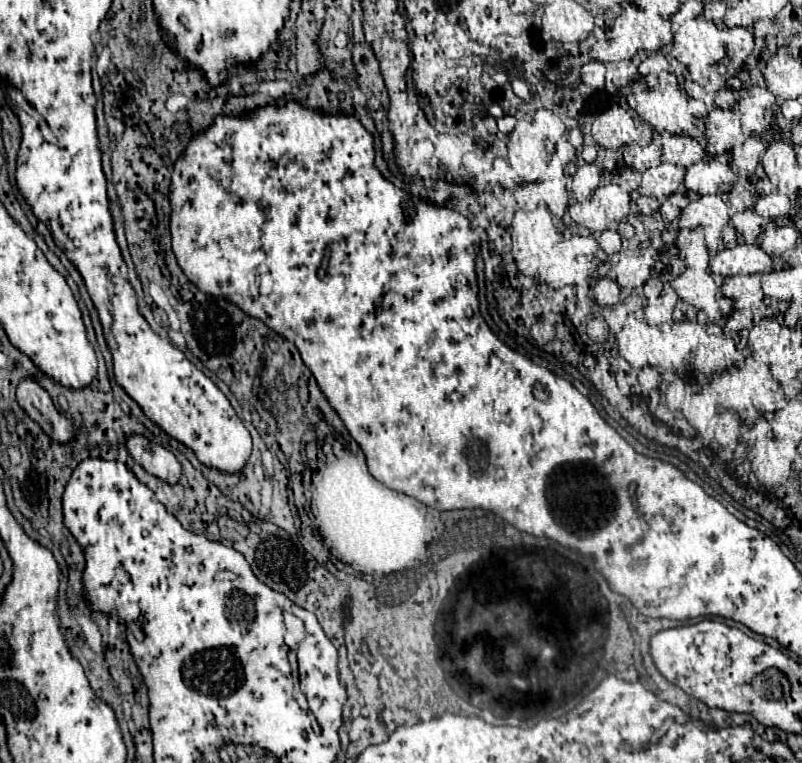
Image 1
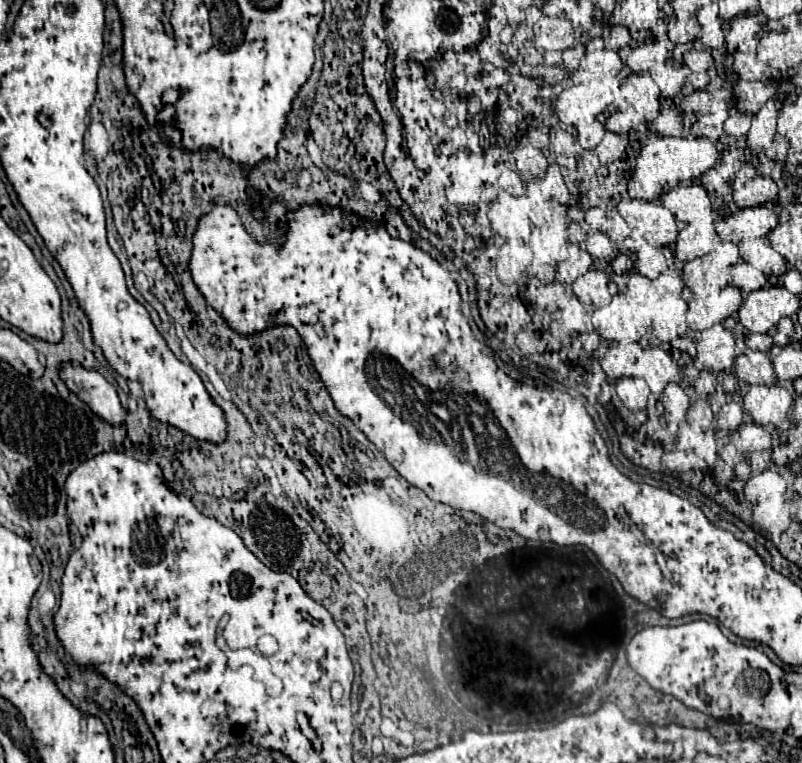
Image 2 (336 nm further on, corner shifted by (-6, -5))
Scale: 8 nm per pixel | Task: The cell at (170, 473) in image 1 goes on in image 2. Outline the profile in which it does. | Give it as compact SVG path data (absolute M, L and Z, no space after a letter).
M67 361L59 365L59 377L63 377L67 389L77 393L77 397L85 401L95 415L109 421L111 425L123 423L125 409L119 403L117 391L103 375Z

